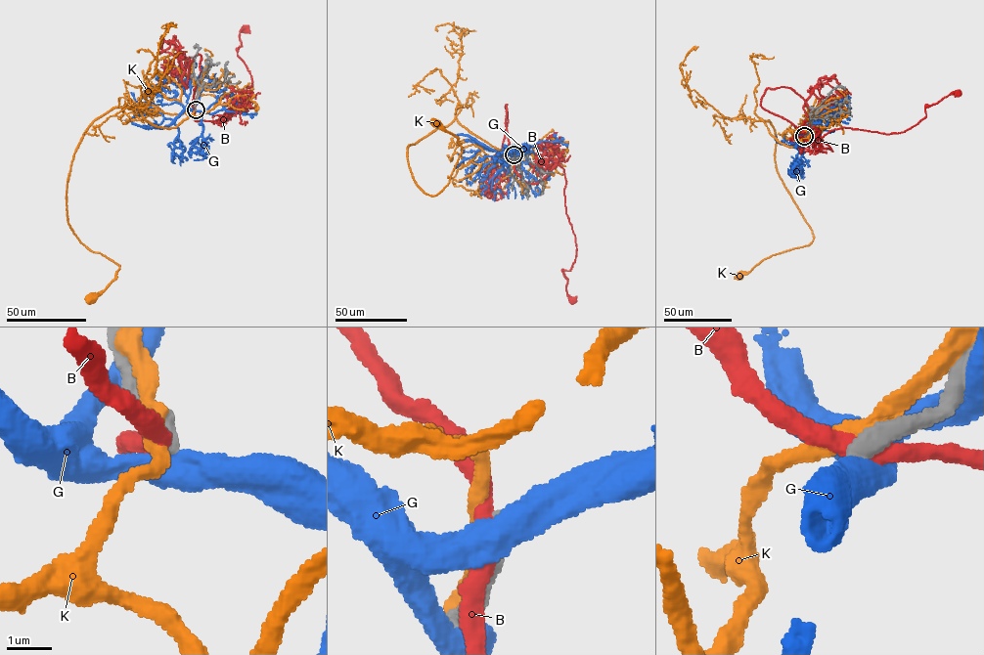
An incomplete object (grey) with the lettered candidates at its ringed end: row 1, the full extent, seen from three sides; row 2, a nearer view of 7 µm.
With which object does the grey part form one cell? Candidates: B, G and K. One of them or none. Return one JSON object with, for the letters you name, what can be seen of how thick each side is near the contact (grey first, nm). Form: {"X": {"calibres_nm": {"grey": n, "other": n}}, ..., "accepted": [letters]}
{"accepted": []}

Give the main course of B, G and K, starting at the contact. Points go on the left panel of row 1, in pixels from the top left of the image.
B: (195, 109), (196, 120), (216, 120), (250, 96), (250, 73), (237, 51), (246, 29)
G: (196, 110), (187, 106), (172, 120), (149, 108), (126, 121)
K: (195, 109), (166, 128), (138, 106), (116, 108), (85, 132), (67, 220), (91, 250), (120, 266), (90, 299)

